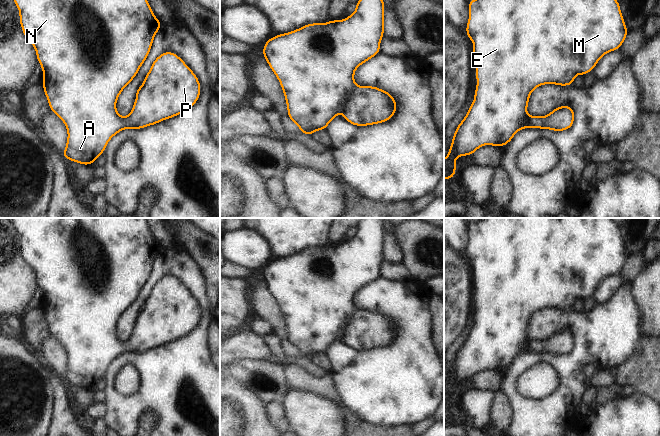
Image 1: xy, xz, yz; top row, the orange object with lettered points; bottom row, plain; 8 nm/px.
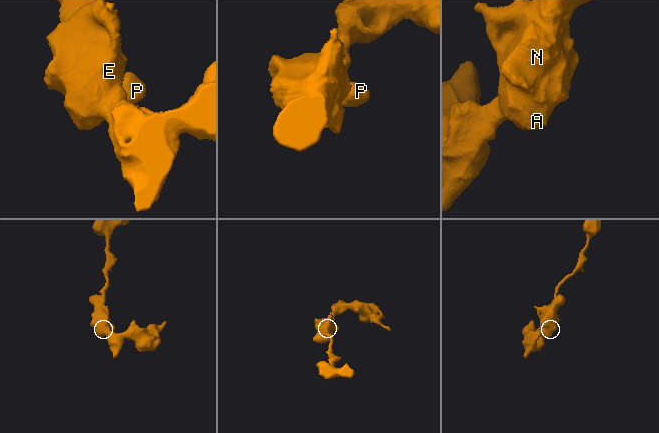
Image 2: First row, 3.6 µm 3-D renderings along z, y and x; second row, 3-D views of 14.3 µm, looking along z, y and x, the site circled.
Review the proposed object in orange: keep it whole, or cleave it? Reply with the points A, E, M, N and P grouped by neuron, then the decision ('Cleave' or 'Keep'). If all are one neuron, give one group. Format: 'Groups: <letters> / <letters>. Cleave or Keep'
Groups: A E M N P. Keep.

